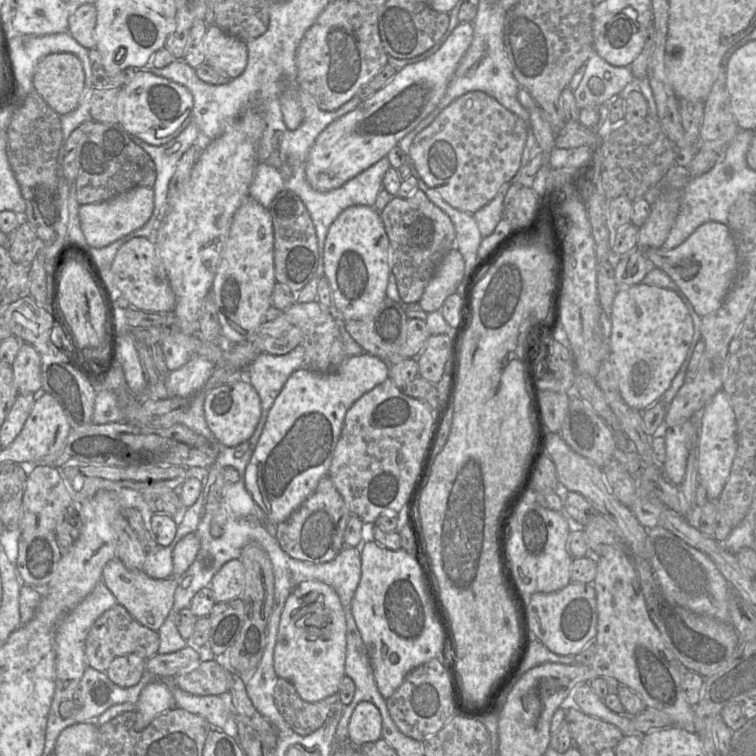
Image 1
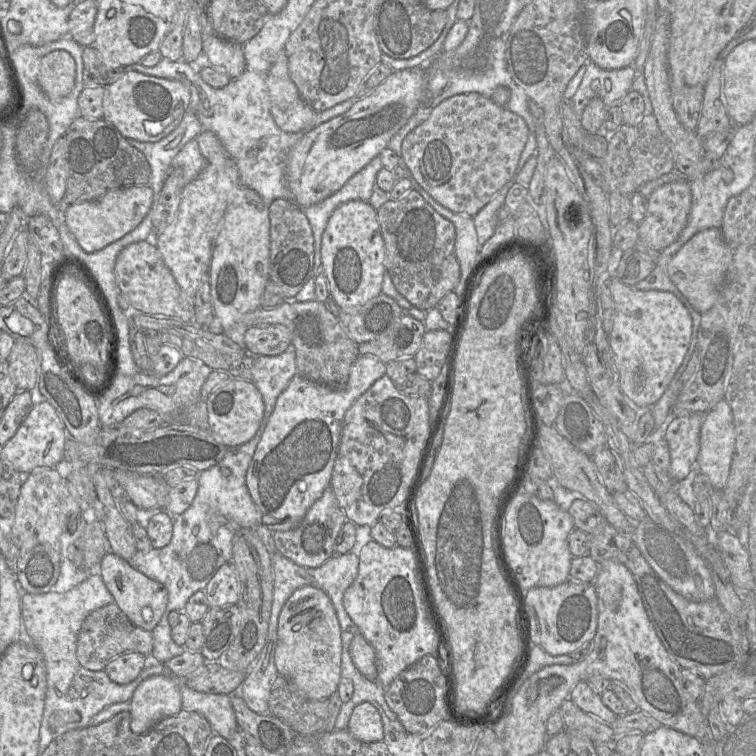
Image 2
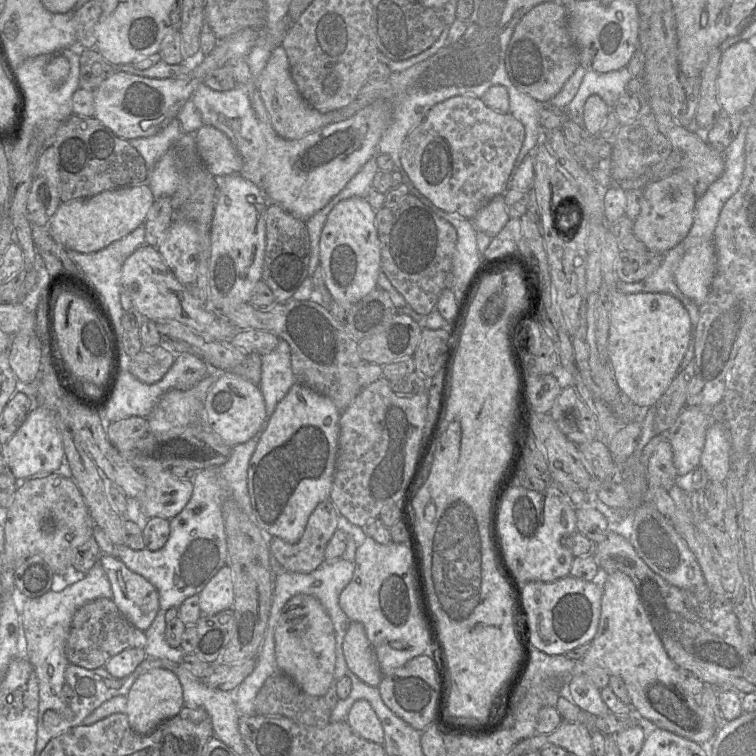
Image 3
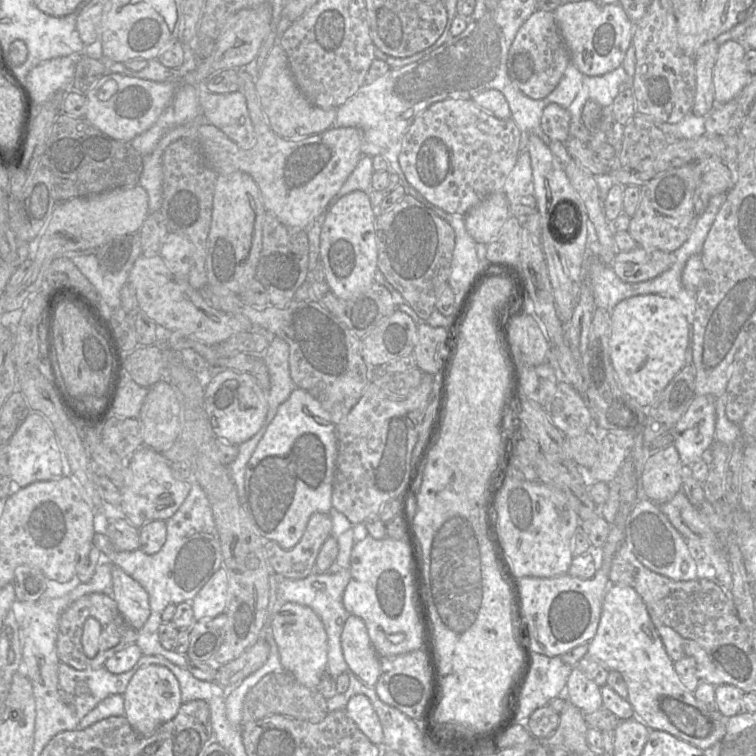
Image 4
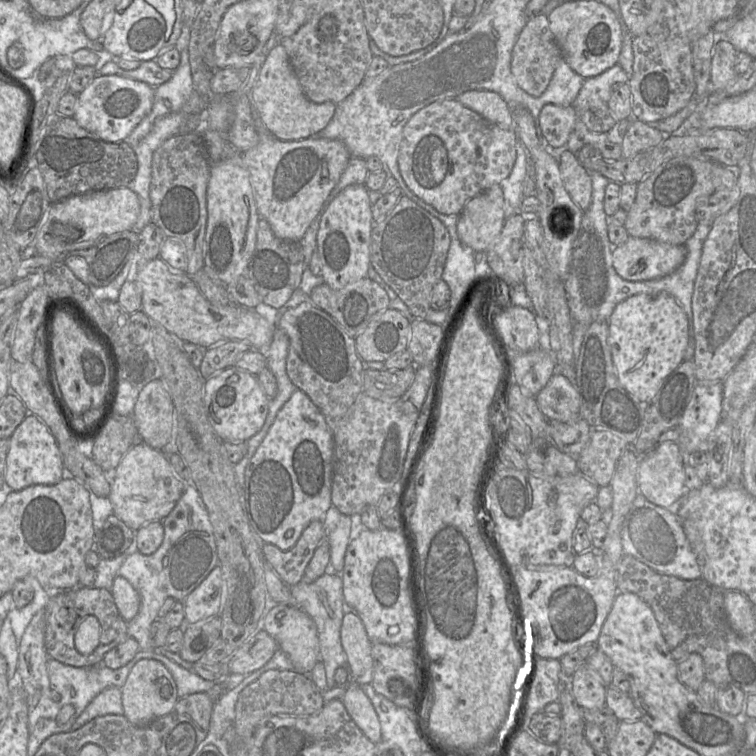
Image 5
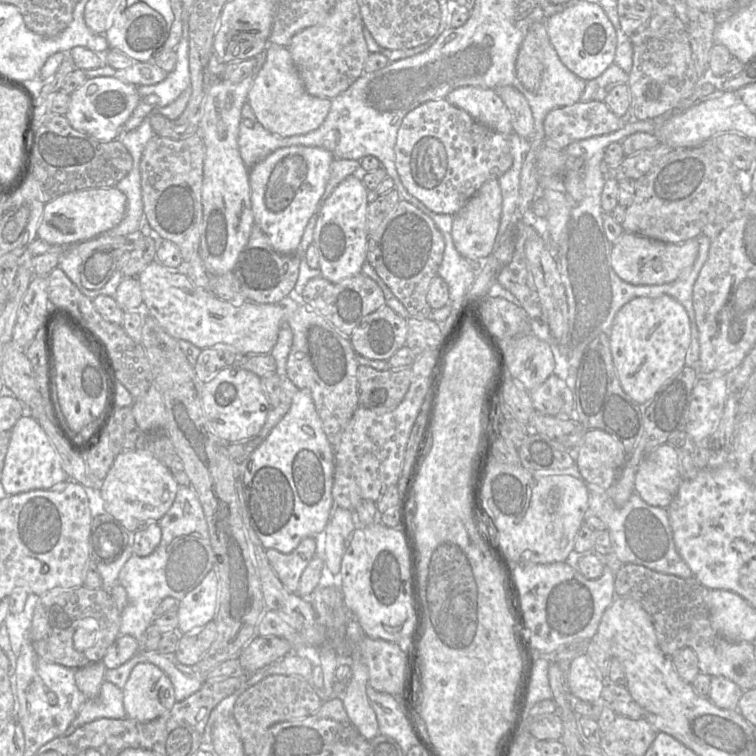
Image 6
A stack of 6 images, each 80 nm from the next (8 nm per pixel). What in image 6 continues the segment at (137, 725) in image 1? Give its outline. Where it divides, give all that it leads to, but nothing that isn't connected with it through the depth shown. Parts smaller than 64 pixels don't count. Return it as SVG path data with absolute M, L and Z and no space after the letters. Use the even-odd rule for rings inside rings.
M138 663L122 689L127 717L138 722L153 721L176 703L168 676L152 663Z

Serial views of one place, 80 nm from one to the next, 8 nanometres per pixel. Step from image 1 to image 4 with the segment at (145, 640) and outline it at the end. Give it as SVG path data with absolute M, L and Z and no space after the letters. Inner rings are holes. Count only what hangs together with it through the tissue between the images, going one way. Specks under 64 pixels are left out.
M90 593L73 602L62 612L58 622L57 654L60 662L76 670L93 670L104 667L108 658L116 652L135 644L137 638L138 630L130 626L124 619L112 597L102 593ZM89 617L95 618L101 625L99 651L94 658L86 657L81 643L83 626Z

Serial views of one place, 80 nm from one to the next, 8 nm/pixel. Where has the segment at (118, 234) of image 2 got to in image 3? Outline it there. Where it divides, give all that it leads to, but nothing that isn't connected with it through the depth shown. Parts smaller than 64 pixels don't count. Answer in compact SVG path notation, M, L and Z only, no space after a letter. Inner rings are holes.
M138 184L104 191L87 199L63 202L50 219L49 232L54 241L66 249L97 252L144 224L154 200L148 184Z

